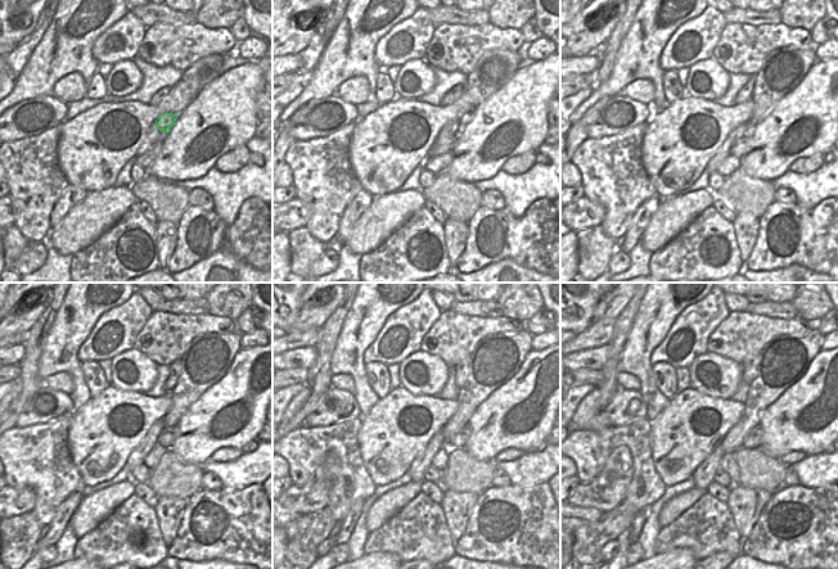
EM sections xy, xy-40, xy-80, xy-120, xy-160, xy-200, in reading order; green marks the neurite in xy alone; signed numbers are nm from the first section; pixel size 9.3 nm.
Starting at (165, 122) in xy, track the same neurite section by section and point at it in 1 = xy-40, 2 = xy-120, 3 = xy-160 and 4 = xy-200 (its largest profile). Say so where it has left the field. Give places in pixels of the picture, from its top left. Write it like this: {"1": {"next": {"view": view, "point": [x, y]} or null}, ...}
{"1": {"next": {"view": "xy-40", "point": [451, 130]}}, "2": {"next": {"view": "xy-120", "point": [136, 457]}}, "3": {"next": {"view": "xy-160", "point": [424, 460]}}, "4": {"next": {"view": "xy-200", "point": [703, 475]}}}

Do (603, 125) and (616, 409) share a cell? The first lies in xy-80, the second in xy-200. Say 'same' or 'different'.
same

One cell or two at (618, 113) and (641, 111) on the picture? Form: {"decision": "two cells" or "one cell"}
{"decision": "one cell"}

